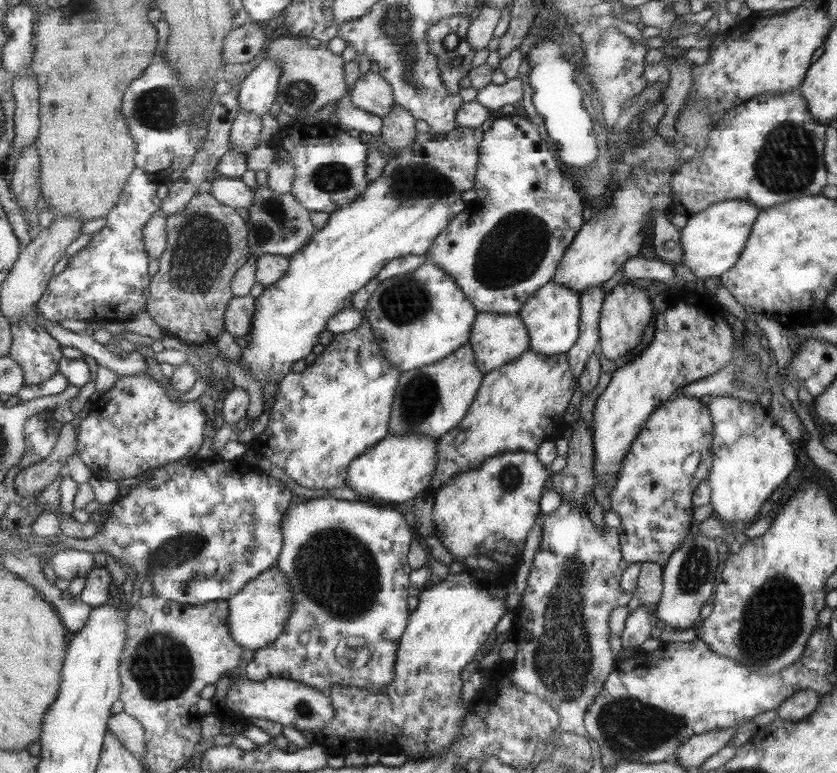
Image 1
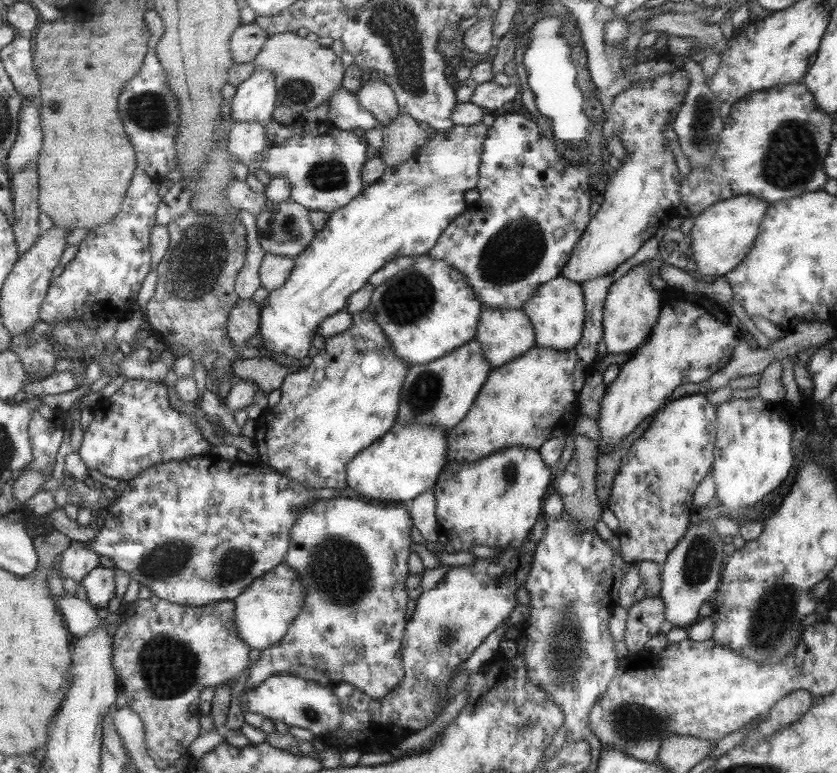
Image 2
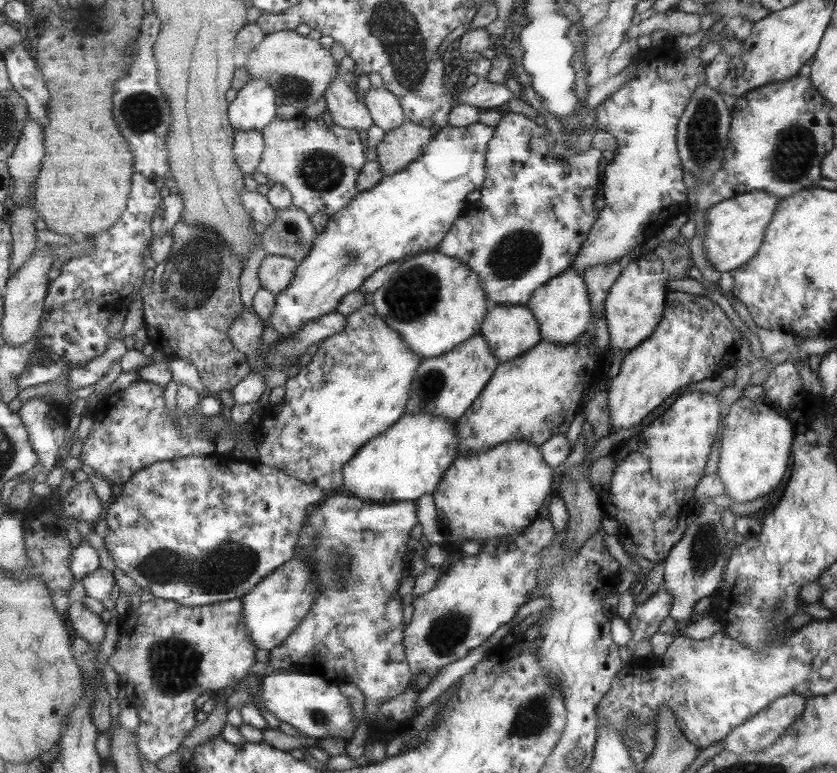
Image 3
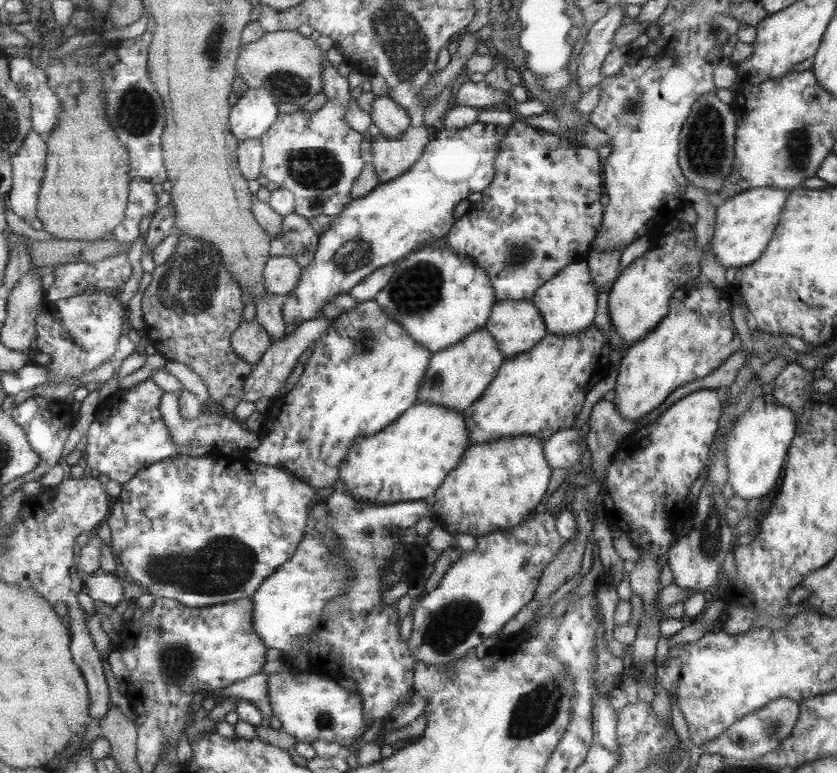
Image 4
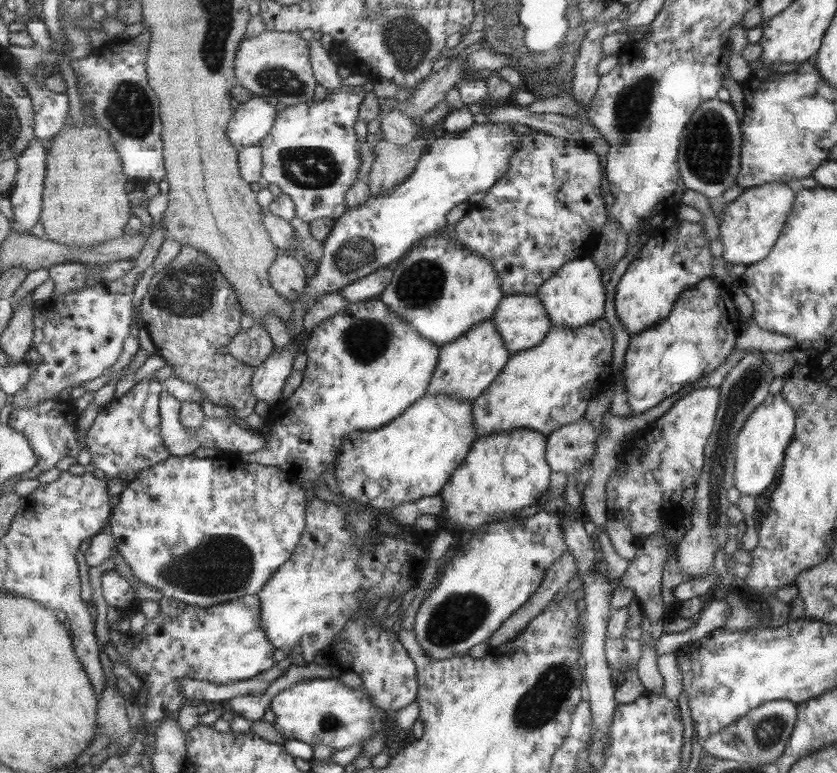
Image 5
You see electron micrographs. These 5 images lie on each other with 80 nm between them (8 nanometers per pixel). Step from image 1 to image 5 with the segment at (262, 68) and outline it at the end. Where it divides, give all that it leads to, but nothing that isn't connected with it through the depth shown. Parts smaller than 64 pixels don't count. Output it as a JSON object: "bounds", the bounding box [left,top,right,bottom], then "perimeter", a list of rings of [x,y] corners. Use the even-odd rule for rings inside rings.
{"bounds":[226,95,278,151],"perimeter":[[[255,95],[234,111],[226,132],[228,139],[238,151],[261,145],[273,130],[278,114],[274,101]]]}

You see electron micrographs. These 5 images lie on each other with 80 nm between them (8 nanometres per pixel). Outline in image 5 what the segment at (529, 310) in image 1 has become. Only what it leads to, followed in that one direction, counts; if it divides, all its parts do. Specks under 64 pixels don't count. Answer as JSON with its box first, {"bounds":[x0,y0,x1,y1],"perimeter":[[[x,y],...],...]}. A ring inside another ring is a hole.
{"bounds":[536,256,605,328],"perimeter":[[[590,256],[571,260],[559,267],[553,276],[538,287],[536,297],[546,308],[552,326],[577,328],[597,320],[603,314],[603,304],[605,304],[605,292],[601,284],[599,267]]]}

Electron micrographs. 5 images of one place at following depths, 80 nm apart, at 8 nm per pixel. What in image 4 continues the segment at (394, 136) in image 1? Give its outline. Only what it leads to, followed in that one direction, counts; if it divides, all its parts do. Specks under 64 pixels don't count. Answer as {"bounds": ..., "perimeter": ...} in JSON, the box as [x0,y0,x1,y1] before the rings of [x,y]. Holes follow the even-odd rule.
{"bounds":[372,126,432,184],"perimeter":[[[428,126],[409,128],[403,136],[381,137],[373,151],[372,164],[380,184],[387,184],[414,167],[432,141]]]}

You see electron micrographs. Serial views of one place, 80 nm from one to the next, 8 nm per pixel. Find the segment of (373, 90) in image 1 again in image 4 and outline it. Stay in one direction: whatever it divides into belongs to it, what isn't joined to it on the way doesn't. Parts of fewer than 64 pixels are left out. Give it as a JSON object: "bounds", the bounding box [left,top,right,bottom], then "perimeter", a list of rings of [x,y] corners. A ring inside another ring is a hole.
{"bounds":[370,95,412,138],"perimeter":[[[390,95],[377,96],[370,114],[374,125],[381,130],[381,137],[384,138],[403,136],[412,126],[406,109]]]}

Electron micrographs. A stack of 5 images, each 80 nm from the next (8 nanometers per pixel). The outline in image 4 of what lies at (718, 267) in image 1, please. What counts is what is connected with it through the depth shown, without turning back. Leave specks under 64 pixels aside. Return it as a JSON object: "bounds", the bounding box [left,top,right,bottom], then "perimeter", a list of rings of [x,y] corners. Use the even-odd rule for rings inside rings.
{"bounds":[709,187,788,269],"perimeter":[[[777,187],[750,188],[729,197],[723,205],[715,208],[715,226],[709,250],[724,269],[729,266],[746,267],[762,257],[778,226],[788,193]]]}

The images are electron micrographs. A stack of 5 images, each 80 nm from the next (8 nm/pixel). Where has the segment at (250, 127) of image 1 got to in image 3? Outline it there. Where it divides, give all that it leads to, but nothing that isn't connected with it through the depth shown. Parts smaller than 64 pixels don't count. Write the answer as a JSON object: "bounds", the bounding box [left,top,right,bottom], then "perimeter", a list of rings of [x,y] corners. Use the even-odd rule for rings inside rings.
{"bounds":[234,131,266,174],"perimeter":[[[236,131],[234,155],[245,174],[257,172],[266,147],[261,131]]]}

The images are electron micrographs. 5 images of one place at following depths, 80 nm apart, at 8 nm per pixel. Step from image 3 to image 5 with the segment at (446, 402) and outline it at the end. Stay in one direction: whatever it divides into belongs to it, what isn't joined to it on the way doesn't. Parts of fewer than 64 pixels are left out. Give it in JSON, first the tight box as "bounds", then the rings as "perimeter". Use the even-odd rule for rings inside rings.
{"bounds":[427,319,510,403],"perimeter":[[[492,319],[474,324],[461,338],[442,346],[438,370],[435,371],[427,395],[451,395],[472,403],[494,382],[510,355]]]}

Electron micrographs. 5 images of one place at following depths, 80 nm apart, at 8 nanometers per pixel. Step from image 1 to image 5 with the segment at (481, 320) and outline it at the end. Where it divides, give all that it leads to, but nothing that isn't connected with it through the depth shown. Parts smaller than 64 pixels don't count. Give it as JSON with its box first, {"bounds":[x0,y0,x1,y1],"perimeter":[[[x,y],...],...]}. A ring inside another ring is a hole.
{"bounds":[491,296,552,354],"perimeter":[[[505,296],[491,319],[511,354],[537,346],[552,326],[536,296]]]}

